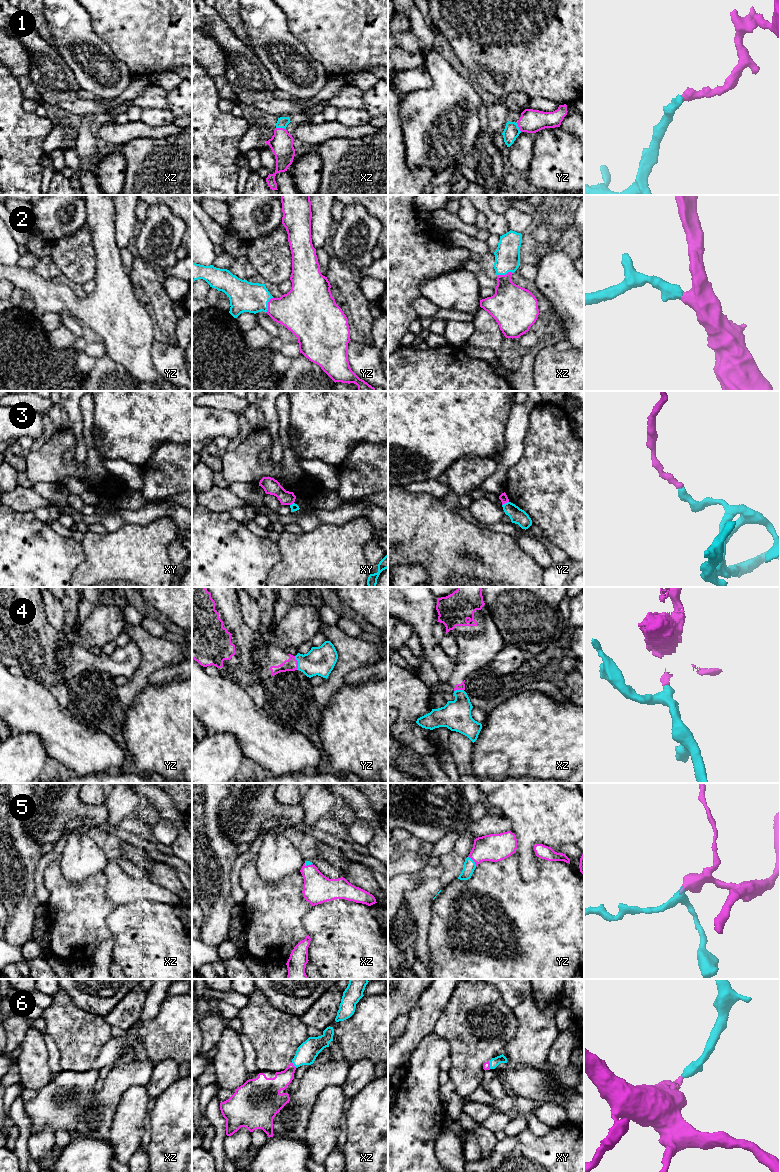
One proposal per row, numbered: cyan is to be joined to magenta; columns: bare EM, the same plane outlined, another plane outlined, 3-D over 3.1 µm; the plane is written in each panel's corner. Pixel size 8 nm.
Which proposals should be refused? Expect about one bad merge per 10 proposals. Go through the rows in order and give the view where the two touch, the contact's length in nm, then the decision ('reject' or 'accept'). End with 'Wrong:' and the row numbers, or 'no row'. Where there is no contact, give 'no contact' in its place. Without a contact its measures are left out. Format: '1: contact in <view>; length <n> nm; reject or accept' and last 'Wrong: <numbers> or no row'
1: contact in xz; length 80 nm; accept
2: contact in yz; length 140 nm; accept
3: contact in yz; length 70 nm; reject
4: contact in yz; length 110 nm; accept
5: contact in yz; length 100 nm; accept
6: contact in xz; length 60 nm; accept
Wrong: 3

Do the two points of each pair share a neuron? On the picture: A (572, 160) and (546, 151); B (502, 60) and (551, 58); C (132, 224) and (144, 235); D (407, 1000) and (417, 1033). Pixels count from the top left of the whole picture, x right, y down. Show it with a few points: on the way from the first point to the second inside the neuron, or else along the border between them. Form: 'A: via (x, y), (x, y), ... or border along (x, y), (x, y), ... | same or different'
A: via (566, 160), (561, 160), (552, 151) | same
B: via (514, 58), (539, 58) | same
C: border along (140, 224), (134, 236) | different
D: border along (424, 991), (415, 1006), (407, 1014) | different

